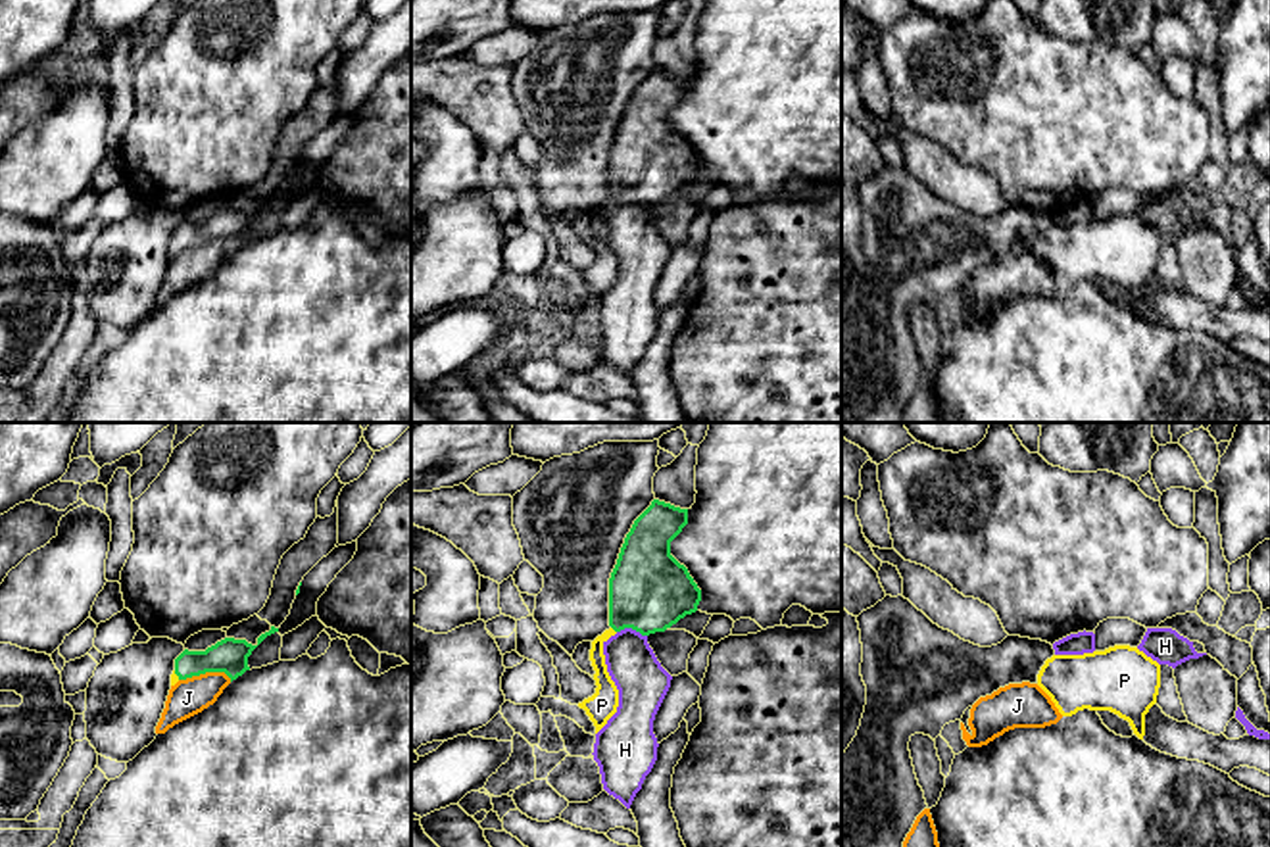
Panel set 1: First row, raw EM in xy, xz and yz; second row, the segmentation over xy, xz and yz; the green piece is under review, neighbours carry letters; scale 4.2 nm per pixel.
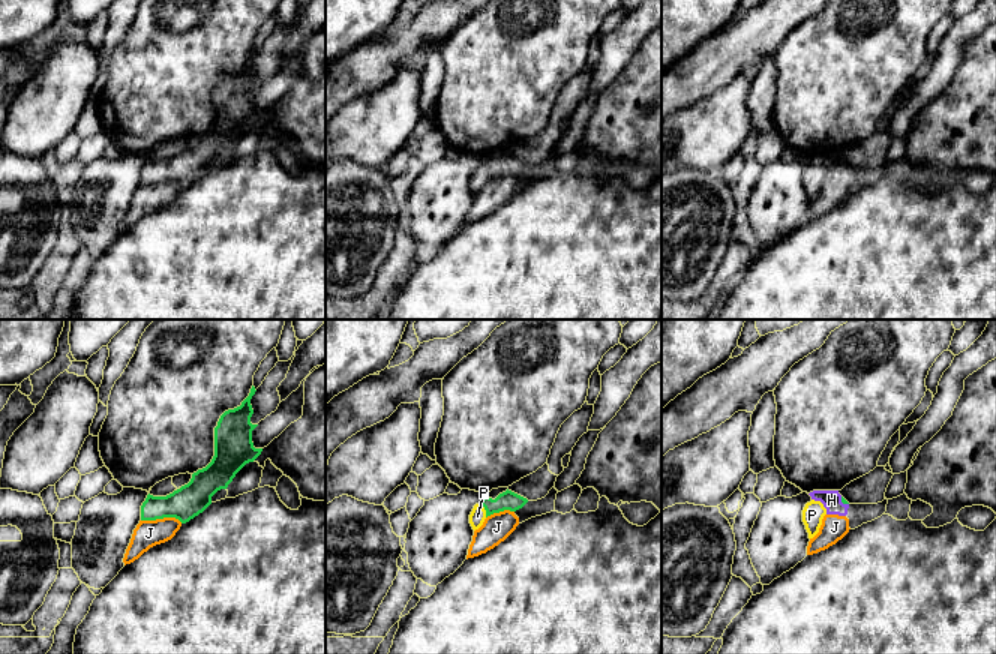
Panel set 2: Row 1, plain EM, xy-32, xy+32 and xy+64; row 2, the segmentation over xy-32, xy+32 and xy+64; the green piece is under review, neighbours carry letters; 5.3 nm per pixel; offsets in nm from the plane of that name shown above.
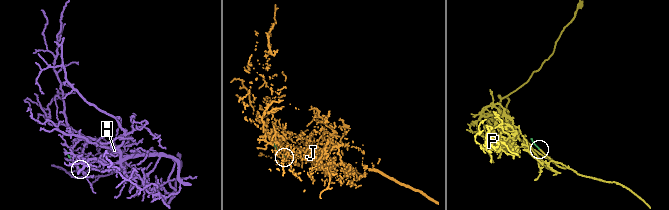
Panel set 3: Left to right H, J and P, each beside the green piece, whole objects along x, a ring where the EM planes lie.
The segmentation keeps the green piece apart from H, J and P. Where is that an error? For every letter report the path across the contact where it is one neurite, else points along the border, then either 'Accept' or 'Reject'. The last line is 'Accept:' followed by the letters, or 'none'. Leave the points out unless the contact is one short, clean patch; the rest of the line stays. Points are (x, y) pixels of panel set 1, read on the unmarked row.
H: Boundary: xz (617, 200), (631, 198), (646, 206). Reject
J: Boundary: xy (231, 248), (223, 242), (200, 242), (179, 250). Reject
P: Path across: xz (650, 160), (613, 198), (598, 214), (606, 256). Accept
Accept: P

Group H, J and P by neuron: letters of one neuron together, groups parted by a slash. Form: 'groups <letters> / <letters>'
groups H J / P

